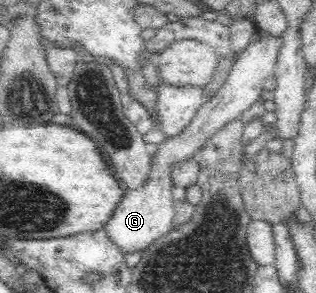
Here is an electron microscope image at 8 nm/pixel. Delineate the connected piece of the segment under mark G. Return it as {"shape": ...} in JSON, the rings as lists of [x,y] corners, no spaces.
{"shape":[[[266,36],[257,43],[249,45],[240,58],[231,66],[228,76],[223,83],[208,98],[204,98],[196,112],[191,116],[188,124],[174,136],[167,137],[163,142],[151,147],[149,171],[143,183],[135,189],[123,188],[122,196],[116,203],[105,230],[108,237],[126,254],[134,250],[143,250],[154,240],[168,234],[174,223],[175,200],[172,199],[174,179],[172,172],[182,162],[199,156],[200,151],[226,126],[240,120],[258,98],[265,96],[263,84],[269,76],[273,76],[273,69],[277,56],[284,47],[282,40]]]}

